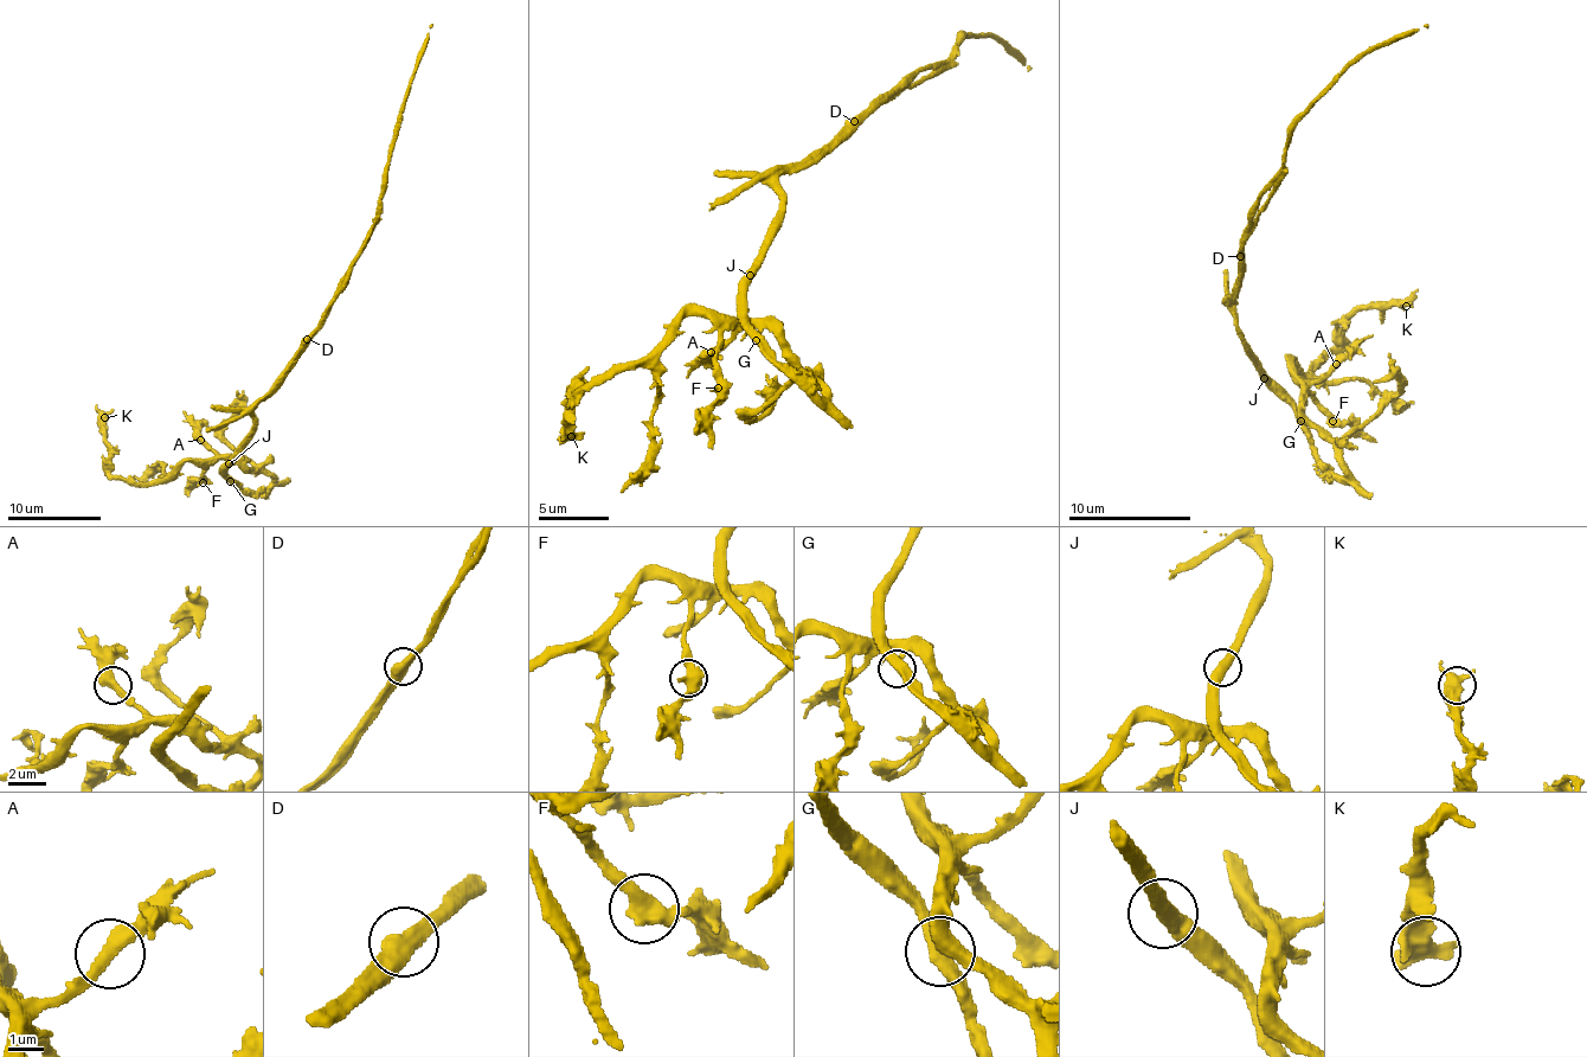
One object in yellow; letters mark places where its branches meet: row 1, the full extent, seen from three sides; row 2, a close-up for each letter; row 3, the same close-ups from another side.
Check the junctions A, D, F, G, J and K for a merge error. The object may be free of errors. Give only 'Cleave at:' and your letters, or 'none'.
Cleave at: D

